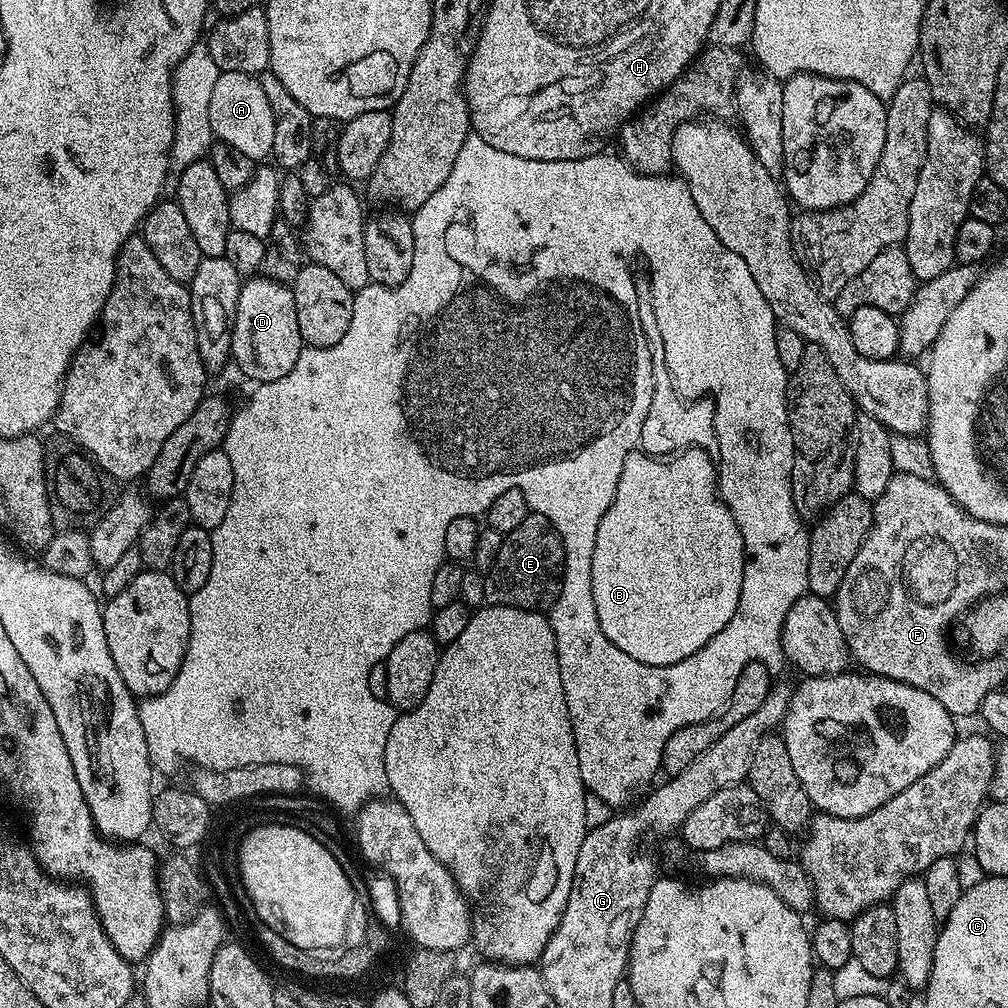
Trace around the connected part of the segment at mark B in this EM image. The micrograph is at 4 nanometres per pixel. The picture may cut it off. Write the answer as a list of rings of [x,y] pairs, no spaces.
[[[686,448],[671,458],[649,456],[643,450],[634,450],[624,460],[622,478],[618,478],[618,490],[614,494],[614,502],[610,502],[610,510],[602,514],[602,522],[598,522],[598,538],[594,546],[594,558],[590,562],[590,586],[594,590],[594,610],[598,610],[598,626],[602,626],[602,634],[622,654],[630,654],[634,662],[642,662],[646,666],[670,666],[690,658],[690,654],[698,654],[730,618],[734,618],[734,610],[738,610],[738,598],[742,594],[742,574],[744,573],[744,539],[740,533],[738,522],[734,522],[732,511],[724,505],[718,491],[718,468],[713,457],[702,448]]]

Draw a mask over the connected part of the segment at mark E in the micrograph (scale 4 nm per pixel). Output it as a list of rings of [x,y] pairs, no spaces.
[[[530,514],[526,518],[526,522],[522,522],[522,526],[518,526],[518,530],[510,530],[505,535],[502,542],[502,550],[498,550],[498,558],[492,563],[490,571],[487,573],[484,582],[484,598],[488,604],[501,604],[502,606],[514,606],[522,610],[530,610],[531,612],[544,612],[551,609],[552,603],[560,597],[560,578],[564,574],[564,547],[562,546],[562,538],[554,530],[552,523],[545,516]]]

